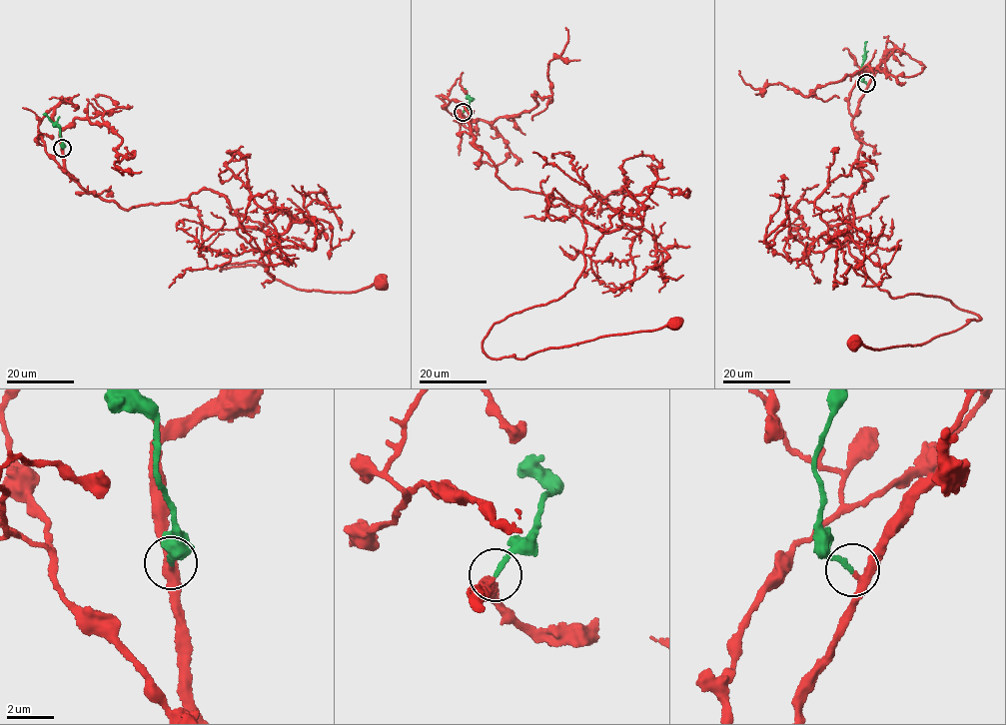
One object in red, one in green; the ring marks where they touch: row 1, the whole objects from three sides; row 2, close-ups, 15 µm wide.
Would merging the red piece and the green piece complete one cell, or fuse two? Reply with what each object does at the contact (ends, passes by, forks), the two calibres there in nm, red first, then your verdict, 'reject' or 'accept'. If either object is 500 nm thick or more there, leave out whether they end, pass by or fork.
red passes by | green ends | 320/220 nm | accept

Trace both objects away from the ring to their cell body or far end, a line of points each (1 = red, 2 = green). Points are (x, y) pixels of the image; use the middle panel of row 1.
1: (463, 113), (509, 189), (586, 208), (574, 287), (496, 323), (486, 355), (522, 360), (674, 324)
2: (463, 112), (471, 100), (462, 88)

